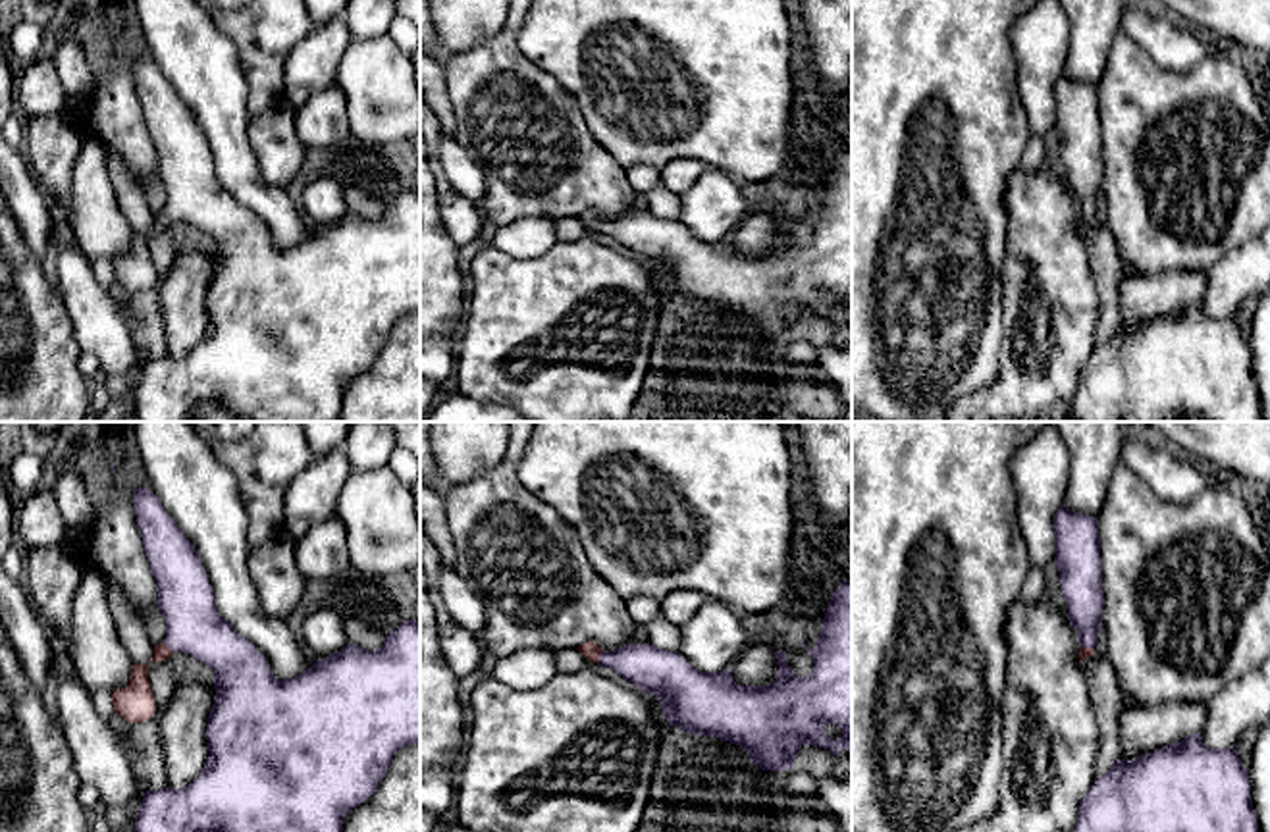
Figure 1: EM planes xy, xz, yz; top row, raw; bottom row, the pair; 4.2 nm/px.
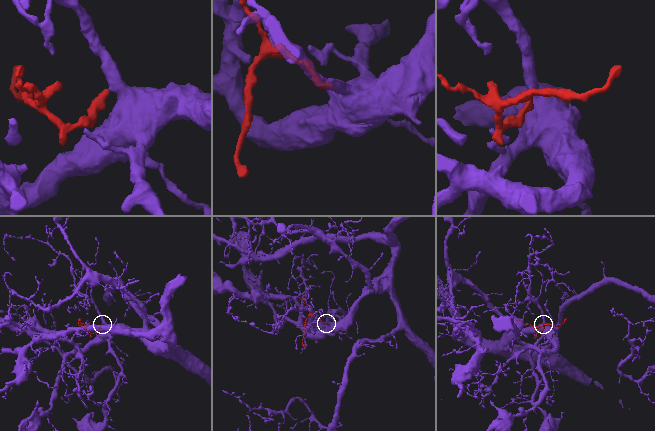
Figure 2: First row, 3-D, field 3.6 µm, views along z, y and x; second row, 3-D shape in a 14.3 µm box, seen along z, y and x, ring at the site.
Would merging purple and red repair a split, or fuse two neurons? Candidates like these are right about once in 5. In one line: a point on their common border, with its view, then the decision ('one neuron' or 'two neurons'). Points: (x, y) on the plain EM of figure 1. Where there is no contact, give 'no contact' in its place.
xz (602, 224) | one neuron

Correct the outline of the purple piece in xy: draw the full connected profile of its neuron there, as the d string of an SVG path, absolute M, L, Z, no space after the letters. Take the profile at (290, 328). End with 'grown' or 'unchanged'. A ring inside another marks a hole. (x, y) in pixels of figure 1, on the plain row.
M145 54L133 60L133 73L166 189L166 208L154 216L152 231L170 229L175 220L187 221L214 239L216 256L206 293L208 329L189 354L145 362L135 391L137 422L187 422L191 410L206 401L224 404L243 422L339 422L343 387L376 360L403 316L420 312L420 187L403 191L376 220L347 212L316 227L303 243L278 248L266 225L218 181L195 116L160 67Z; grown

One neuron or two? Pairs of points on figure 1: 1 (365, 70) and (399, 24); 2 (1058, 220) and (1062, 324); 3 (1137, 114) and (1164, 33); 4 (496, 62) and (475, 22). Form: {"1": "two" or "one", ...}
{"1": "two", "2": "one", "3": "two", "4": "two"}

